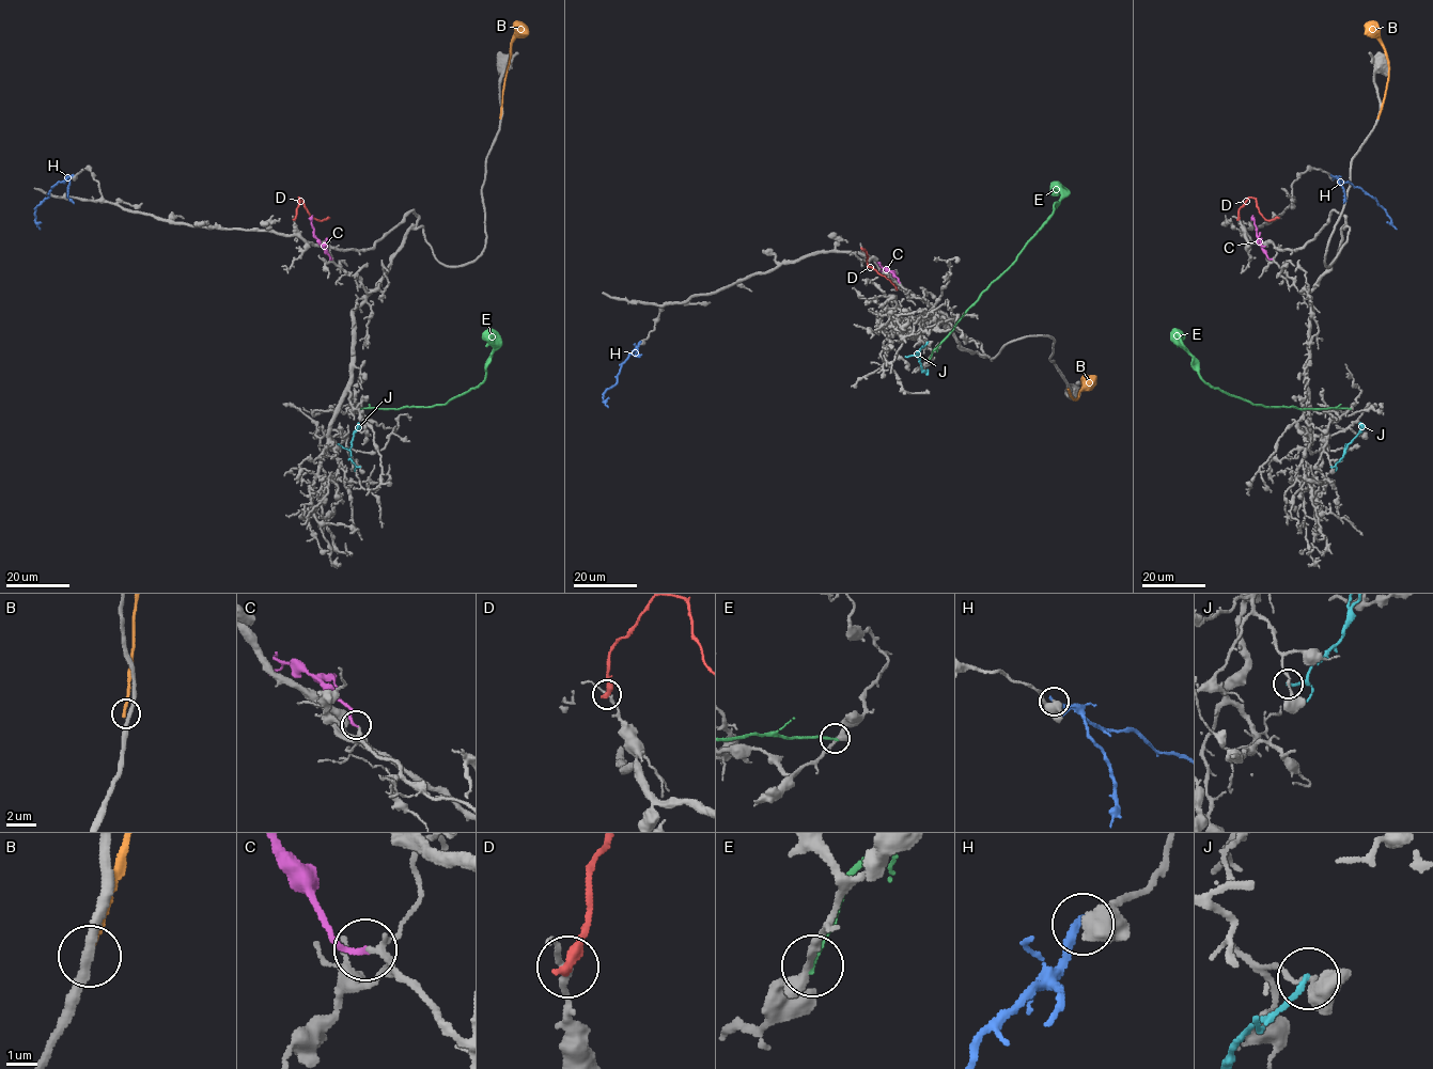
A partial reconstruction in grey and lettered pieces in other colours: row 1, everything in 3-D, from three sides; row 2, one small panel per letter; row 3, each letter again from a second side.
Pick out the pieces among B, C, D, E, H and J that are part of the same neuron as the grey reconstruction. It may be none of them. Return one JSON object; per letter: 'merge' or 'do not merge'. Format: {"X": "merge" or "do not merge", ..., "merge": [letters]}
{"B": "do not merge", "C": "merge", "D": "do not merge", "E": "do not merge", "H": "do not merge", "J": "do not merge", "merge": ["C"]}

